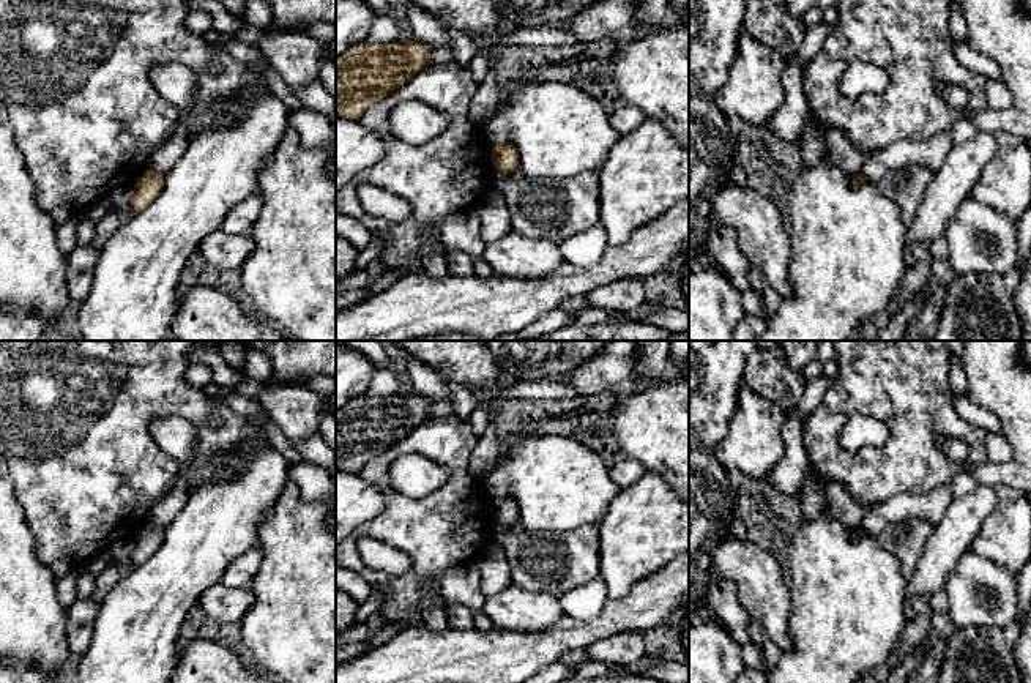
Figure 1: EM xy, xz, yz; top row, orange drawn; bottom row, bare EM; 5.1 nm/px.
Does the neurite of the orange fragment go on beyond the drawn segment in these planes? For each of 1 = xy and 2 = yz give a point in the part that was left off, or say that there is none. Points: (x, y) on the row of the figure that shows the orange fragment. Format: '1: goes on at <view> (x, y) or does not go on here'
1: does not go on here
2: does not go on here

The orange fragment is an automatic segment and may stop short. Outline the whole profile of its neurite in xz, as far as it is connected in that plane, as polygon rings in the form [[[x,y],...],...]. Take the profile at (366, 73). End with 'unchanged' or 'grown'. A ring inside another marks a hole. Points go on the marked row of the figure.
[[[407,38],[391,44],[366,41],[352,46],[336,58],[336,115],[358,120],[429,63],[429,47]]] | unchanged

